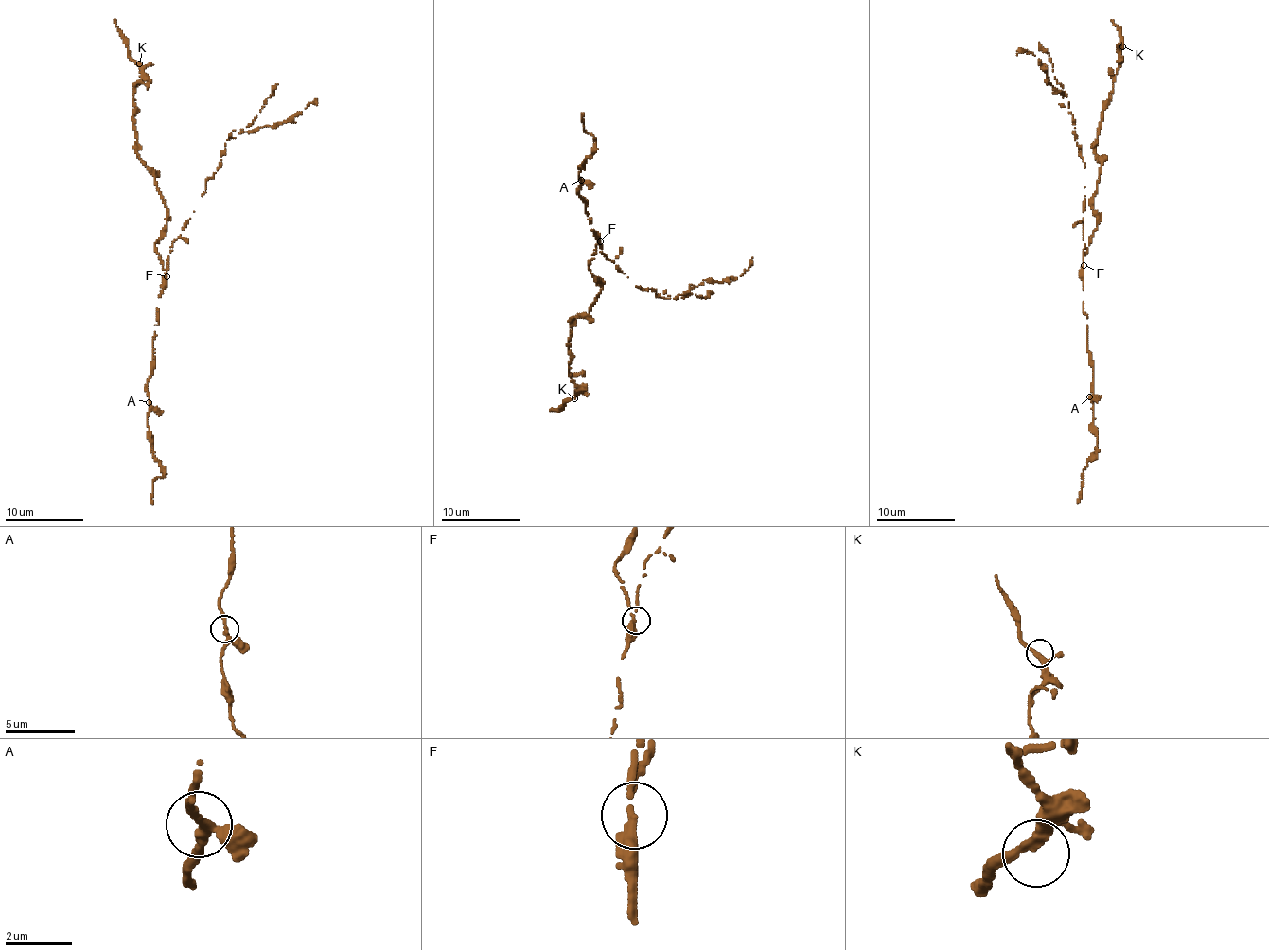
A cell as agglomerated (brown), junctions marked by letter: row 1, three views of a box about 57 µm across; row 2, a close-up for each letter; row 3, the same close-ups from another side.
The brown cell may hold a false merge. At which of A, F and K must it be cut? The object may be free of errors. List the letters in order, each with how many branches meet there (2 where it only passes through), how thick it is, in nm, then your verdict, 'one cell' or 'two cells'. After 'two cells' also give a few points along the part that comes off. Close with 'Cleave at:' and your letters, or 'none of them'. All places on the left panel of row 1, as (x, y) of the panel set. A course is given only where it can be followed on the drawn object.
A: branches 3; calibre 200 nm; one cell
F: branches 3; calibre 240 nm; two cells
K: branches 3; calibre 240 nm; one cell
Cleave at: F

